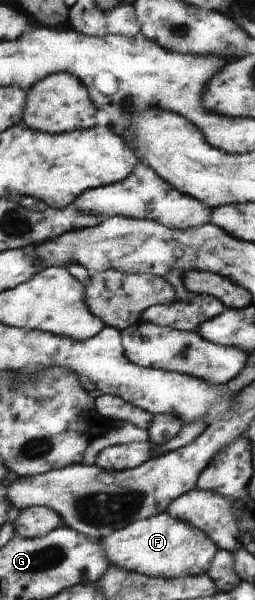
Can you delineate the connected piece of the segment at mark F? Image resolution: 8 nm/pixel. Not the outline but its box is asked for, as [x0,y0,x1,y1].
[99,511,219,579]

